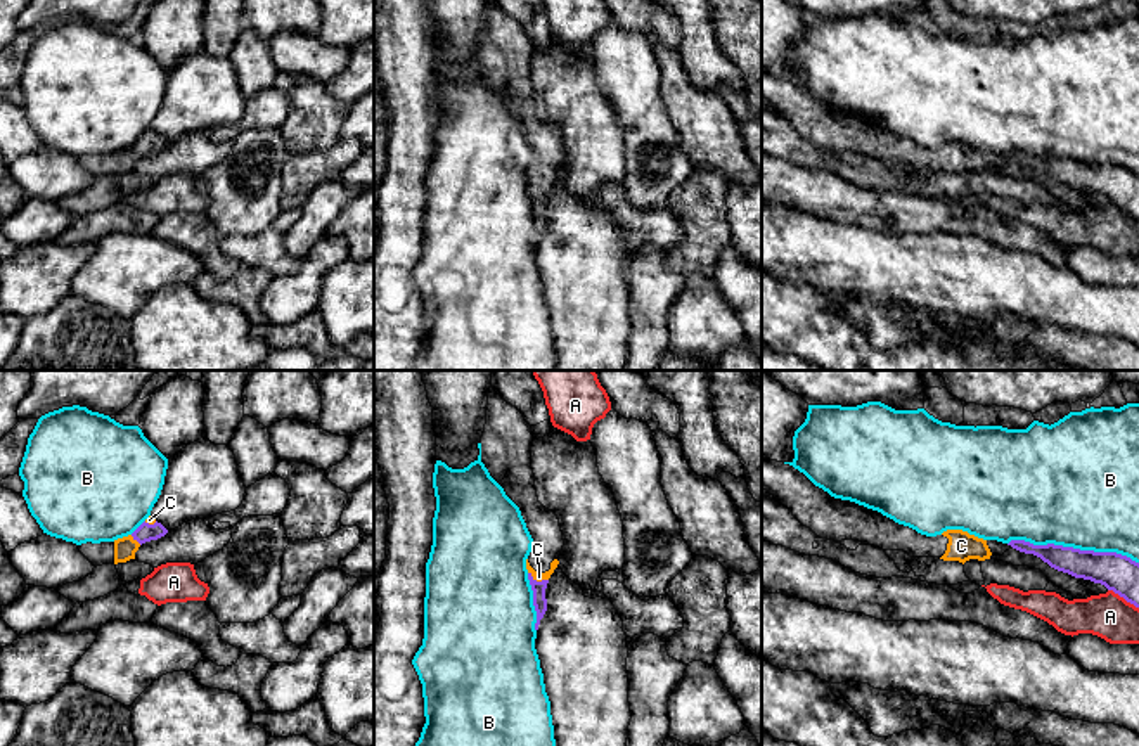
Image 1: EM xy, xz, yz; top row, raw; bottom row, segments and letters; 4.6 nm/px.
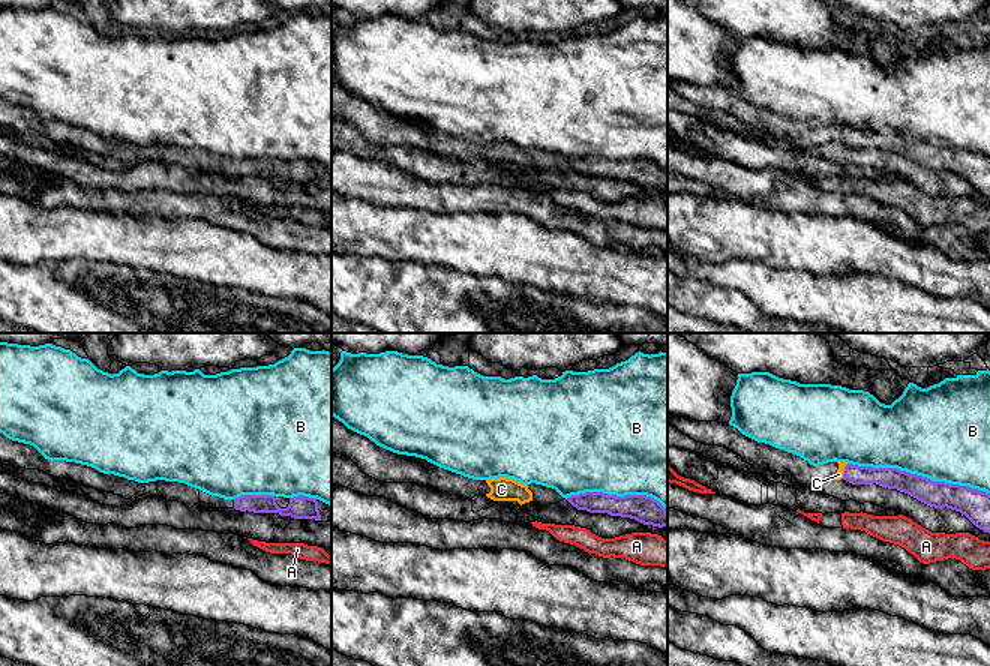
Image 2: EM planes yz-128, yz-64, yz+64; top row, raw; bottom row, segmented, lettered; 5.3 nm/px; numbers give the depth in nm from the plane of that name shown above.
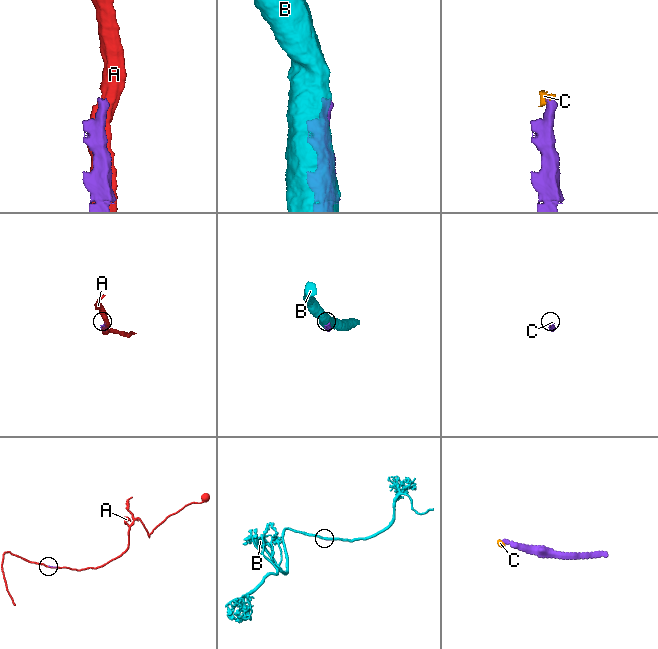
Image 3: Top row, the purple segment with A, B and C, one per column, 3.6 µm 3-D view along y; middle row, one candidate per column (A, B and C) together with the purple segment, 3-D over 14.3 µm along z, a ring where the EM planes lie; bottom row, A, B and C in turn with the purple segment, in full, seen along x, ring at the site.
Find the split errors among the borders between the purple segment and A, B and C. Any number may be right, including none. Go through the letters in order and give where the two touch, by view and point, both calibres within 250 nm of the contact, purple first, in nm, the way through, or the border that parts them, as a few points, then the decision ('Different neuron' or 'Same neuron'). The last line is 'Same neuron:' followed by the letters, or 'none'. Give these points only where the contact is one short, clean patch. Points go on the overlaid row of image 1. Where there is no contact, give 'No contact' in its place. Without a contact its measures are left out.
A: Touches purple at yz (1124, 598). Thickness 170 nm (purple) against 220 nm. Different neuron
B: Touches purple at yz (1072, 547). Thickness 170 nm (purple) against 500 nm. Different neuron
C: Touches purple at xz (539, 582). Thickness 60 nm (purple) against 50 nm. Path across: xz (539, 587), (539, 582), (539, 577). Same neuron
Same neuron: C

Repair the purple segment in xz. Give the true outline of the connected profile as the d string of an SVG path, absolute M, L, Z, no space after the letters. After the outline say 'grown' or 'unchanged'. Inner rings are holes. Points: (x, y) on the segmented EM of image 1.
M490 388L486 424L481 436L481 462L519 507L533 538L526 569L537 611L535 630L538 630L547 611L545 588L559 564L564 540L557 516L538 502L531 469L531 441L531 426L523 414Z; grown

